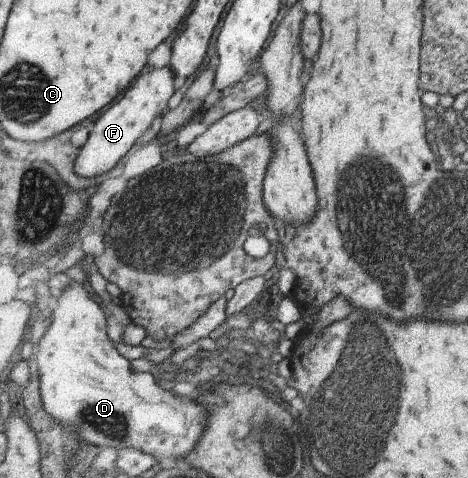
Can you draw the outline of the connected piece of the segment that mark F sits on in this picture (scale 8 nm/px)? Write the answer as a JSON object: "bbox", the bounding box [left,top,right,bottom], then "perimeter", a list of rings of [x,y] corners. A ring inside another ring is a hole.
{"bbox":[76,65,176,176],"perimeter":[[[171,65],[161,70],[149,71],[136,80],[136,84],[108,112],[103,112],[91,125],[91,134],[81,148],[76,162],[76,172],[82,176],[100,176],[116,168],[128,152],[134,151],[136,142],[148,132],[158,116],[164,116],[176,94],[176,72]]]}

